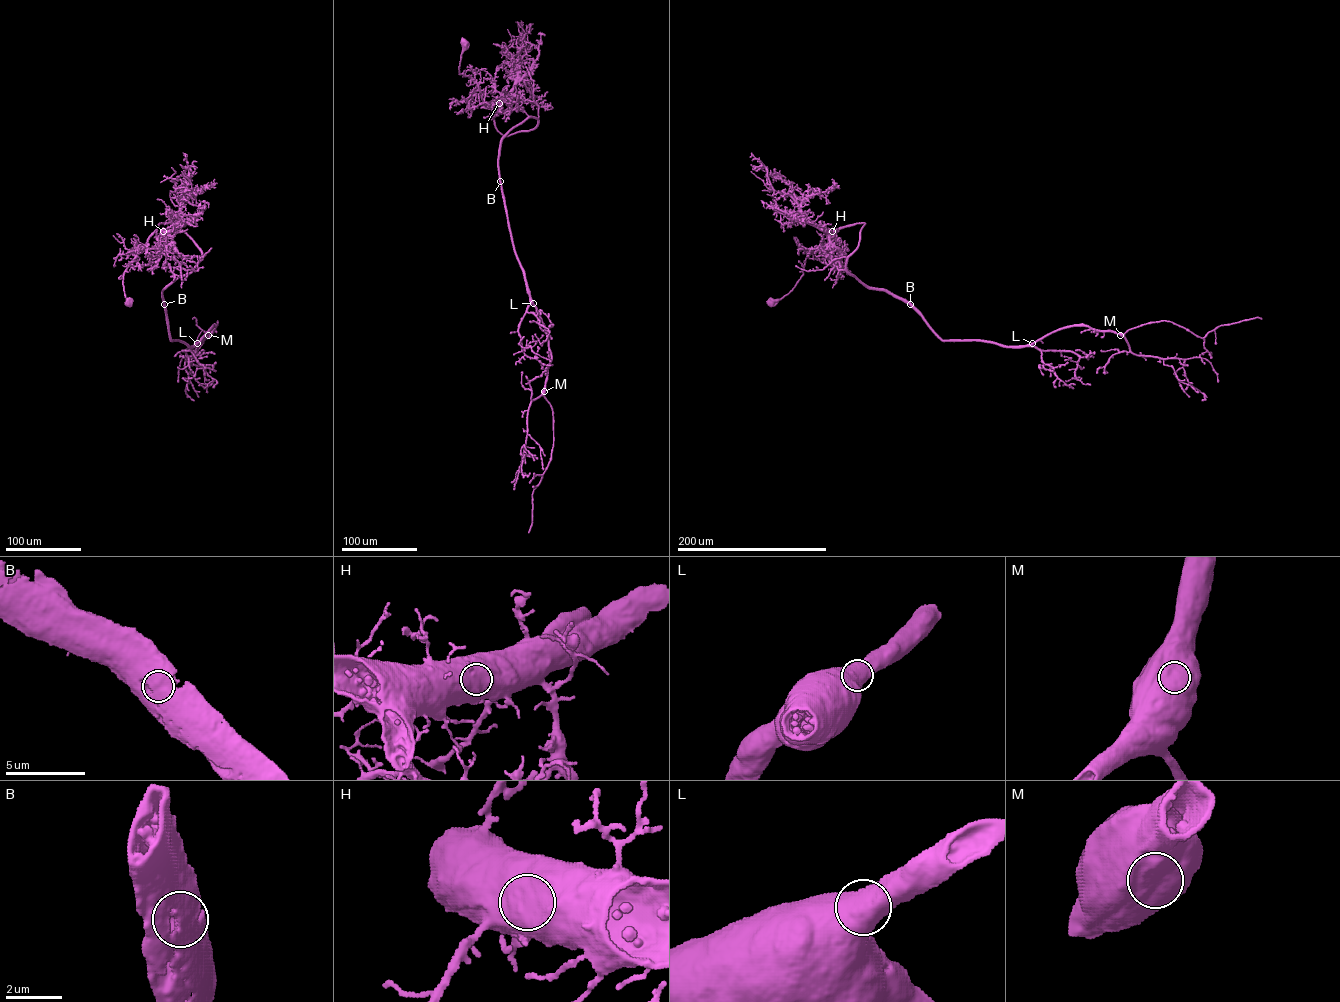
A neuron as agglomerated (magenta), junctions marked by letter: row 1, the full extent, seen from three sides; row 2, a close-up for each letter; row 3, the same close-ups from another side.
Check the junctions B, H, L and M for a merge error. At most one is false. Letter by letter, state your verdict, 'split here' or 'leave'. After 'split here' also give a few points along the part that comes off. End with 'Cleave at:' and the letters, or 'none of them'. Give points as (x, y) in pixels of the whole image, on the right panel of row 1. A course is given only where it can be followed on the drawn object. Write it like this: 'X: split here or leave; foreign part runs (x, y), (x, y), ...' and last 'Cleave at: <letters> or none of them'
B: leave
H: leave
L: leave
M: leave
Cleave at: none of them

